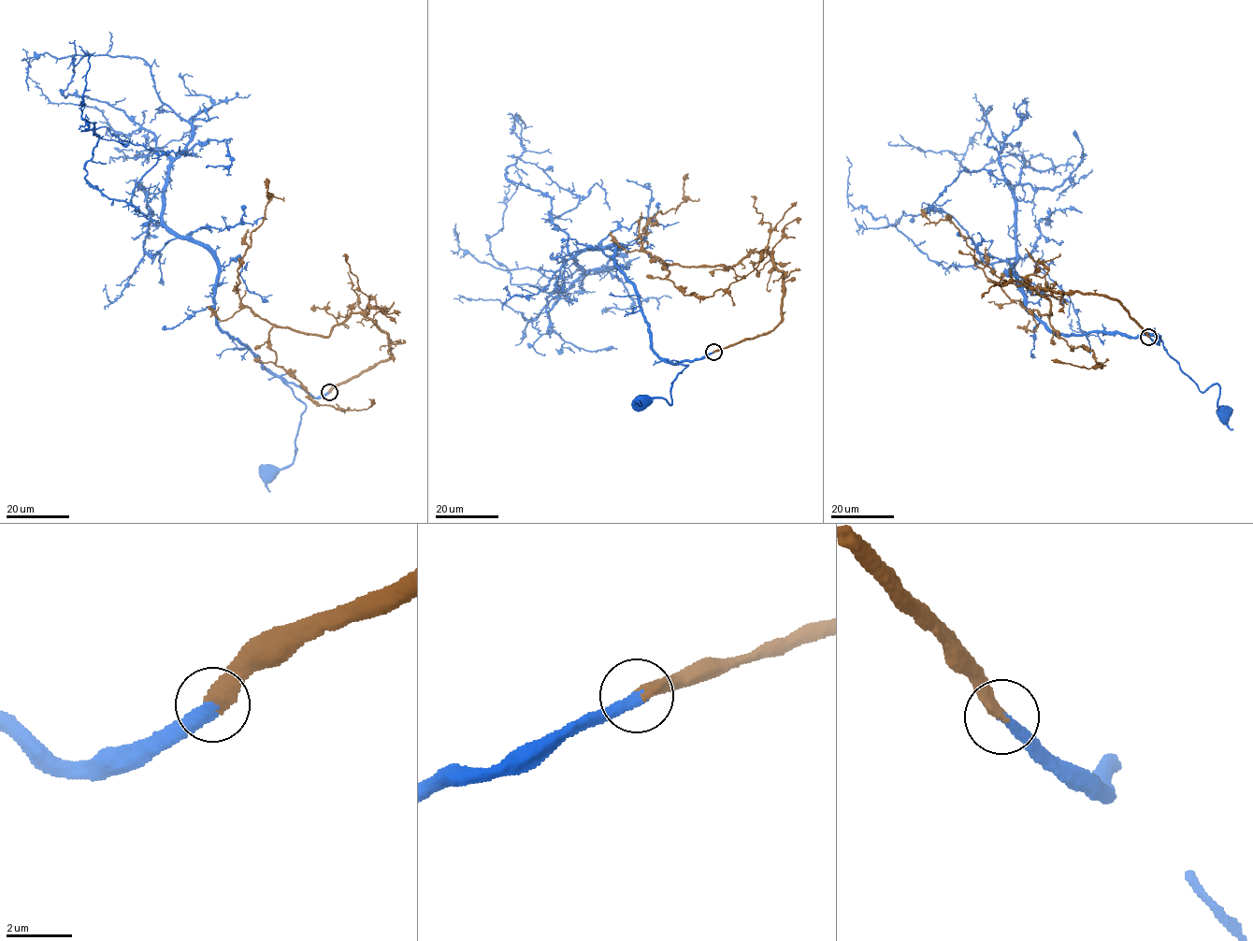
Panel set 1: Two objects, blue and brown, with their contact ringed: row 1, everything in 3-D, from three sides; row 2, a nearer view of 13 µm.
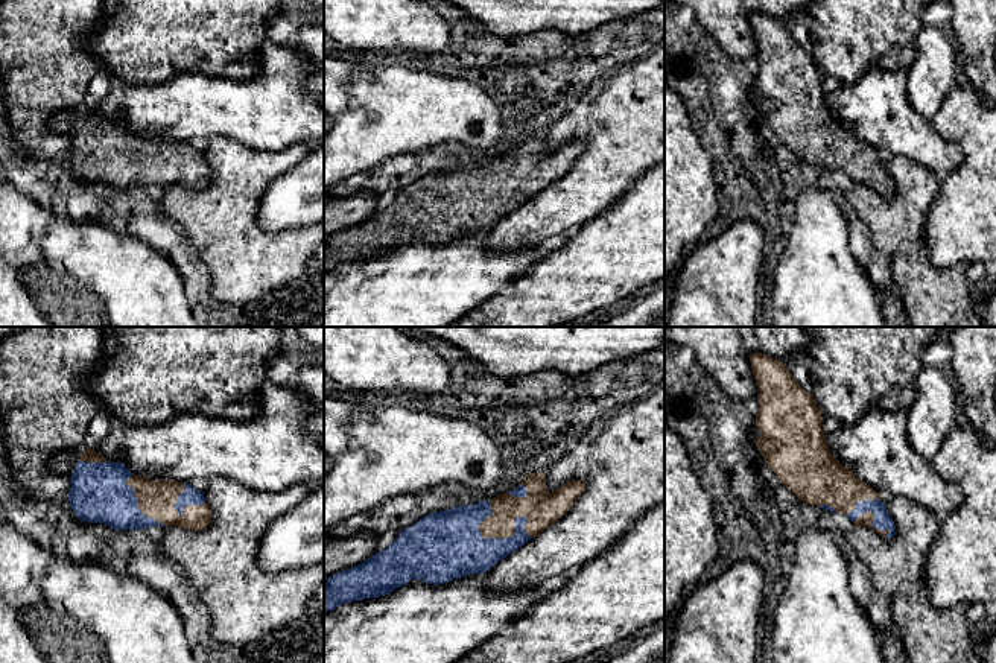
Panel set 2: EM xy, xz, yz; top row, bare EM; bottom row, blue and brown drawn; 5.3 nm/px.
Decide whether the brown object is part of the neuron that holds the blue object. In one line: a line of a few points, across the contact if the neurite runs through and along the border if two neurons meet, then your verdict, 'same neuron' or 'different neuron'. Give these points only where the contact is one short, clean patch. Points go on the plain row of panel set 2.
same neuron

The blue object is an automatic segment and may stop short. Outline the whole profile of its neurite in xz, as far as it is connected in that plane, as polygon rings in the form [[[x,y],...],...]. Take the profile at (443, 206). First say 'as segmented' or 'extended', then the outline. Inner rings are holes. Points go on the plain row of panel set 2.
extended | [[[538,131],[525,135],[517,148],[494,158],[421,176],[411,187],[403,189],[386,208],[330,236],[324,243],[324,272],[345,262],[385,255],[411,239],[438,245],[484,233],[561,178],[582,149],[581,140],[572,140],[547,152],[546,131]]]

